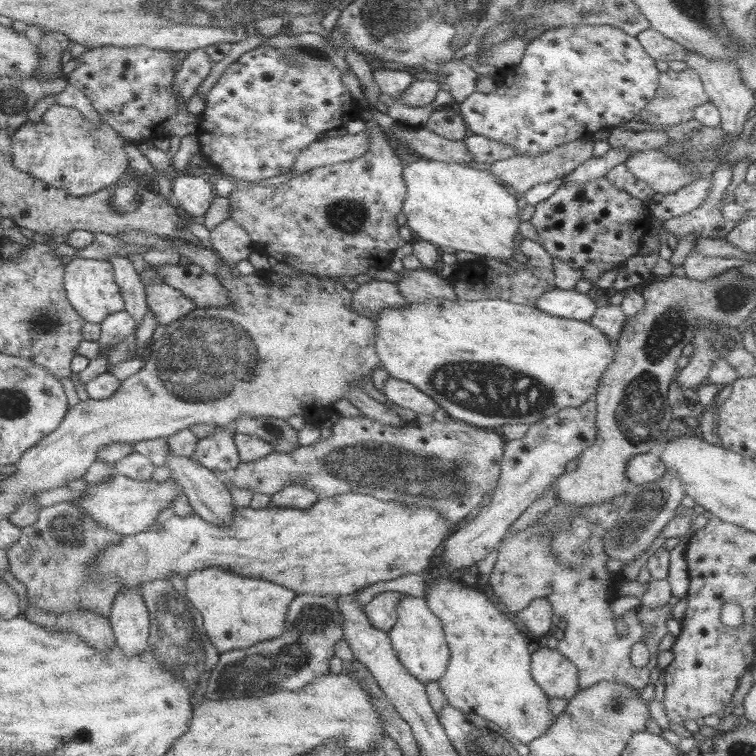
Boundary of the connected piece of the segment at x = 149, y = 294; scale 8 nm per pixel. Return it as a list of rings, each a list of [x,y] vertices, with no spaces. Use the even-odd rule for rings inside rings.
[[[166,283],[145,286],[145,294],[147,309],[150,309],[150,311],[154,313],[154,319],[156,319],[160,325],[170,325],[172,322],[184,317],[196,308],[192,299],[188,299],[188,297],[180,293],[179,290],[172,288]]]

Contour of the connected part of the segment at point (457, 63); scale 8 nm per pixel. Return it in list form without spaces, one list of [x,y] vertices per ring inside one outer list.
[[[467,59],[447,60],[436,64],[434,72],[442,72],[444,80],[438,84],[448,84],[451,96],[454,98],[454,105],[457,107],[468,96],[476,90],[478,73],[467,63]]]

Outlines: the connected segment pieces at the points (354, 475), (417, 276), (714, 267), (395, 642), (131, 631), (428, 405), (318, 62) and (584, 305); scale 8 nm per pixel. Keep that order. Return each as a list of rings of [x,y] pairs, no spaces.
[[[340,416],[332,426],[332,436],[328,439],[320,439],[288,453],[273,450],[260,460],[241,463],[235,468],[234,484],[238,488],[270,496],[286,485],[302,485],[316,492],[320,498],[358,493],[373,496],[381,501],[396,500],[414,507],[435,508],[456,527],[484,500],[486,494],[493,494],[497,487],[506,439],[492,430],[472,426],[450,417],[447,419],[445,422],[433,420],[429,424],[406,422],[402,427],[392,427],[366,416]]]
[[[404,269],[399,270],[406,275],[396,281],[396,288],[408,303],[430,301],[430,299],[445,299],[458,301],[454,288],[448,284],[443,276],[432,274],[428,269]]]
[[[693,247],[682,263],[682,268],[686,271],[687,277],[702,282],[703,280],[708,280],[713,276],[722,274],[728,269],[733,269],[746,263],[746,261],[739,258],[705,257],[696,250],[696,247]]]
[[[405,595],[396,607],[397,621],[389,630],[392,646],[407,671],[423,682],[440,680],[449,663],[450,651],[440,619],[429,609],[425,597]]]
[[[132,589],[117,593],[108,620],[116,645],[126,656],[136,656],[150,649],[150,616],[140,592]]]
[[[390,376],[384,384],[384,394],[387,396],[388,401],[398,404],[402,408],[410,408],[416,414],[433,415],[436,410],[440,410],[440,407],[431,396],[410,383]]]
[[[258,46],[258,50],[252,49],[240,56],[236,61],[227,66],[222,76],[212,86],[212,89],[206,94],[205,109],[200,114],[200,122],[197,135],[199,142],[199,152],[212,166],[217,167],[223,174],[239,178],[239,180],[247,180],[248,182],[265,182],[268,178],[286,174],[291,172],[293,164],[296,162],[298,155],[308,148],[313,142],[320,140],[318,136],[322,132],[327,132],[334,128],[345,128],[347,122],[355,118],[362,117],[363,111],[359,101],[352,98],[348,88],[342,83],[340,70],[331,62],[319,56],[310,56],[305,46],[293,46],[286,48],[277,48],[272,50],[274,54],[264,54],[262,46]]]
[[[575,289],[548,290],[540,296],[534,306],[552,316],[584,322],[589,322],[597,310],[591,294],[580,294]]]

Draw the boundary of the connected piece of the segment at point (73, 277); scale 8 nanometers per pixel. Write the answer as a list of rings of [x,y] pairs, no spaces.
[[[73,257],[65,266],[63,286],[68,303],[84,318],[85,323],[102,324],[106,316],[125,310],[120,288],[114,278],[113,266],[108,260]]]

